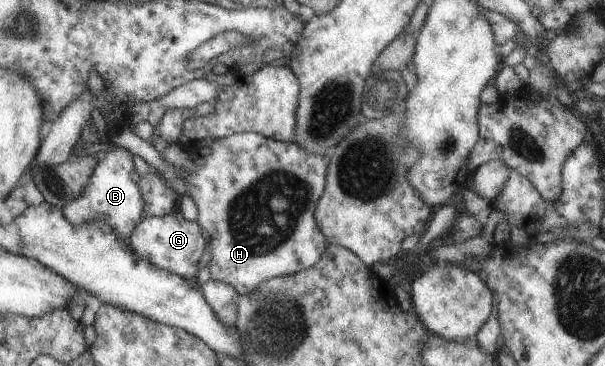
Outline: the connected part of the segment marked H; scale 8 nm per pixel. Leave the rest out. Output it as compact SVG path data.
M240 132L212 140L210 145L188 153L196 166L193 173L174 168L184 182L185 193L197 209L195 222L208 237L210 261L206 267L210 280L231 285L245 296L259 284L272 278L290 276L310 268L327 248L327 241L313 220L315 203L323 192L327 172L327 156L305 152L297 143L279 142L256 132Z

